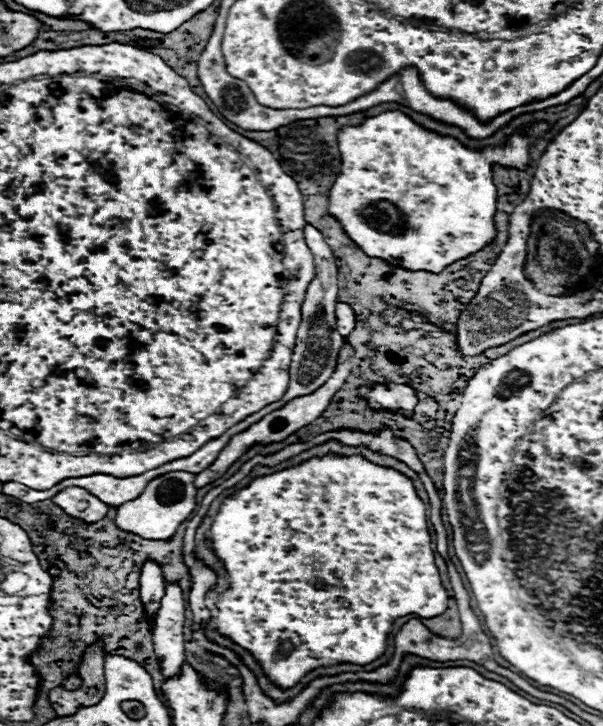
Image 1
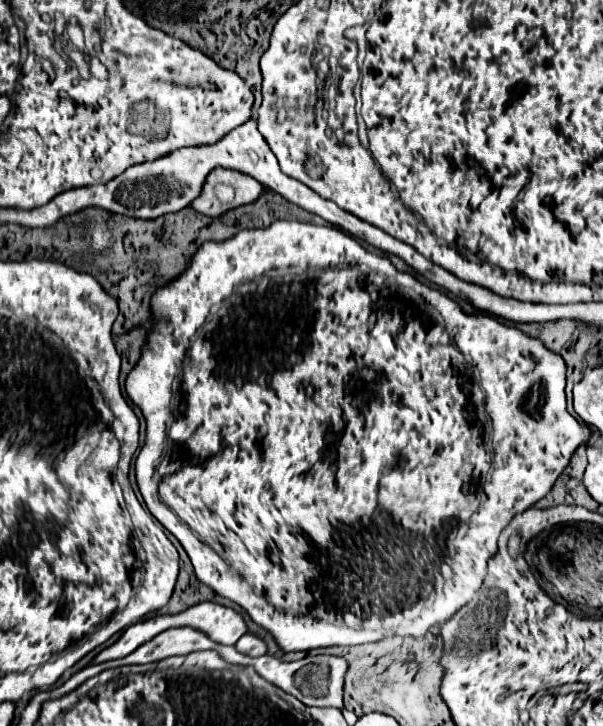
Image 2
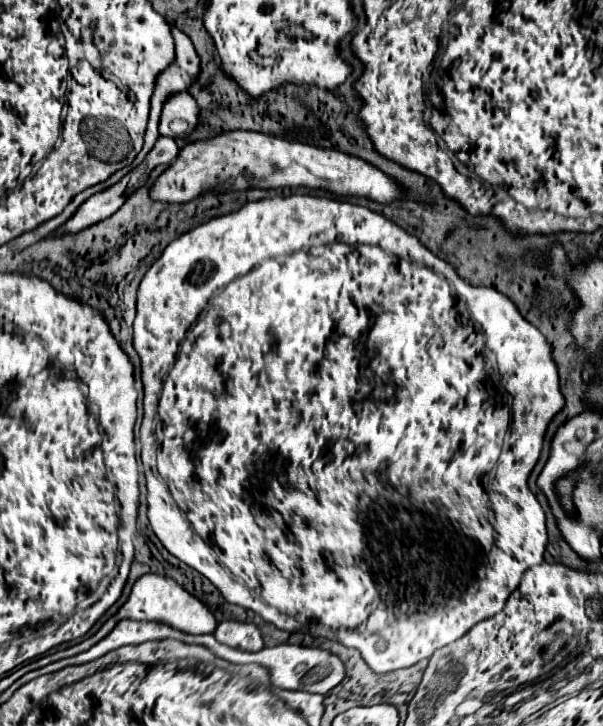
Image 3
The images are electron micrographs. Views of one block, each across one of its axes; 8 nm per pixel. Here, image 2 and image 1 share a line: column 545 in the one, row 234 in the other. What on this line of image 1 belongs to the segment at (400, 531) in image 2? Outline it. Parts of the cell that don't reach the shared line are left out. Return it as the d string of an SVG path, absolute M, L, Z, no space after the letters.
M386 110L374 118L364 120L360 126L348 126L348 128L340 128L338 132L338 148L340 148L340 176L336 176L336 184L332 184L330 194L328 194L328 212L332 212L332 216L336 216L336 220L340 220L340 226L344 228L344 232L350 236L350 240L362 250L366 252L366 256L372 258L380 258L386 260L388 264L394 264L398 268L404 270L424 270L424 272L436 272L440 274L448 264L456 262L456 260L464 260L468 256L472 256L474 252L480 252L480 248L486 248L494 238L496 238L496 226L494 226L494 214L496 214L496 200L498 200L498 190L492 182L492 166L506 166L506 168L516 168L516 170L524 170L530 162L530 146L542 138L546 132L550 132L550 124L548 122L534 122L524 126L524 130L516 130L508 136L508 140L502 146L486 146L486 148L466 148L462 142L458 142L452 136L440 136L436 132L430 132L426 128L422 128L420 124L416 124L414 120L410 120L410 116L402 114L400 110Z

